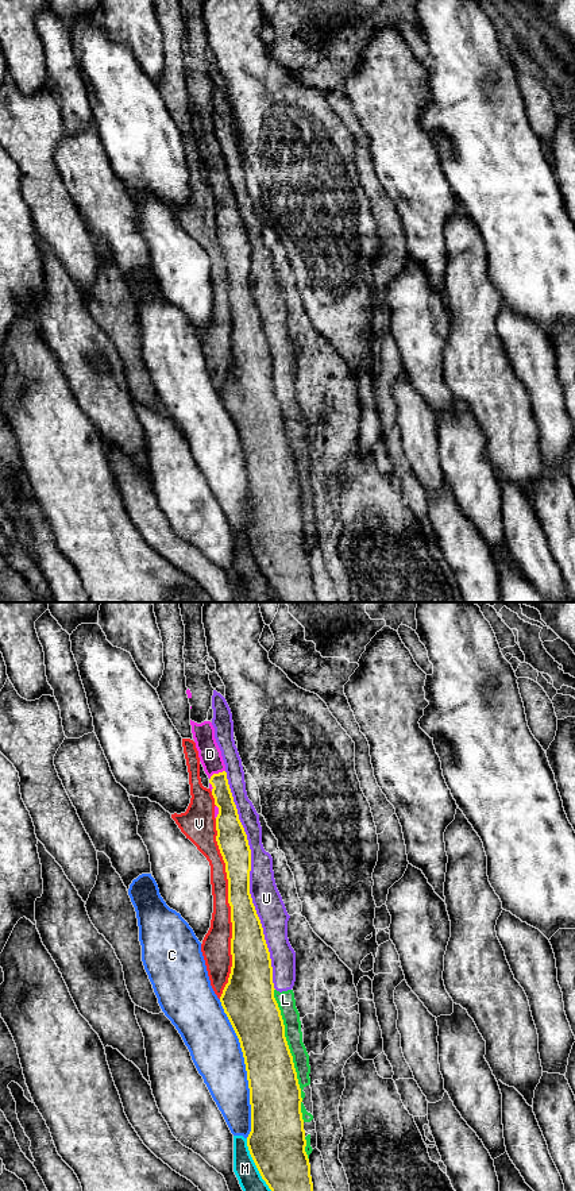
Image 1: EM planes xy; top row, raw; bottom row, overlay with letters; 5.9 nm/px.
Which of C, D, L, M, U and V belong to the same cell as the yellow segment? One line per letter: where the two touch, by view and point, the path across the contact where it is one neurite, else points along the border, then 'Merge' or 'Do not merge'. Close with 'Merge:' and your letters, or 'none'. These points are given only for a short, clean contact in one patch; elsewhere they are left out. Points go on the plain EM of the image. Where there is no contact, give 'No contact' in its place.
C: Touches yellow at xy (246, 463). Do not merge
D: Touches yellow at xy (216, 169). Merge
L: Touches yellow at xy (290, 450). Do not merge
M: Touches yellow at xy (259, 567). Do not merge
U: Touches yellow at xy (249, 276). Do not merge
V: Touches yellow at xy (231, 304). Do not merge
Merge: D

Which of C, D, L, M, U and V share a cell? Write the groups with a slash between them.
C / D / L U / M / V

